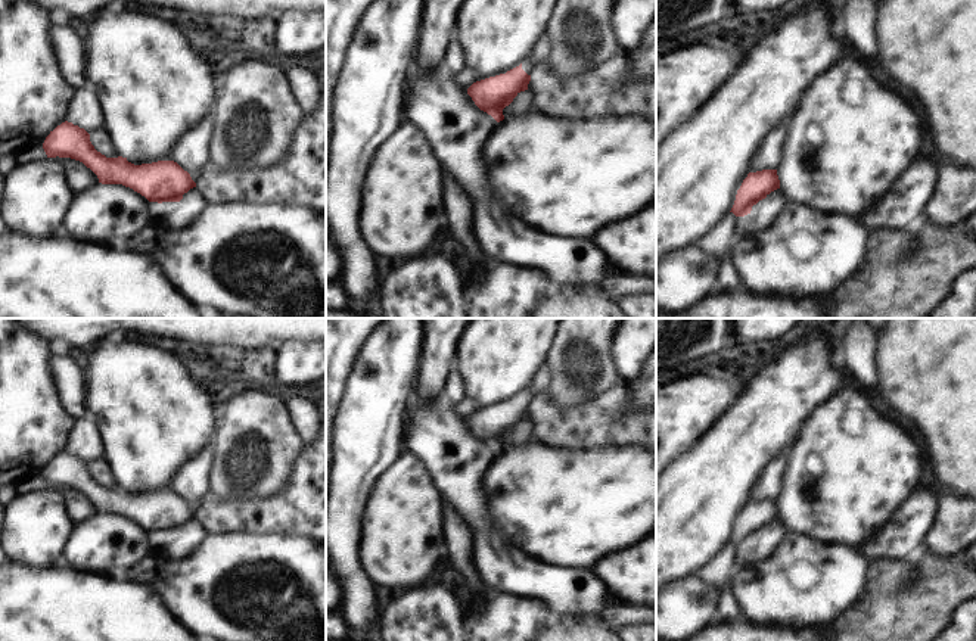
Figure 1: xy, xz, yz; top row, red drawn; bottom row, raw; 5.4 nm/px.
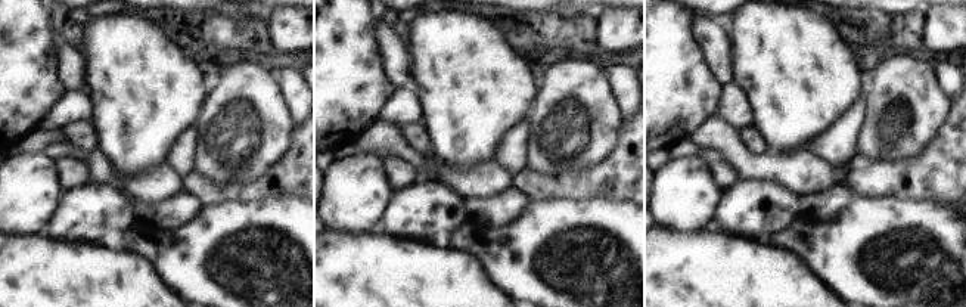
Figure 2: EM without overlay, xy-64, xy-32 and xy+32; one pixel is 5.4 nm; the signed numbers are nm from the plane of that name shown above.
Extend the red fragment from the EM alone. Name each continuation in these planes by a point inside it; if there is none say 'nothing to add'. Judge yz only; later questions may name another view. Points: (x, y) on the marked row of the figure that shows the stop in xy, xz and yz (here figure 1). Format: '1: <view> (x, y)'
nothing to add

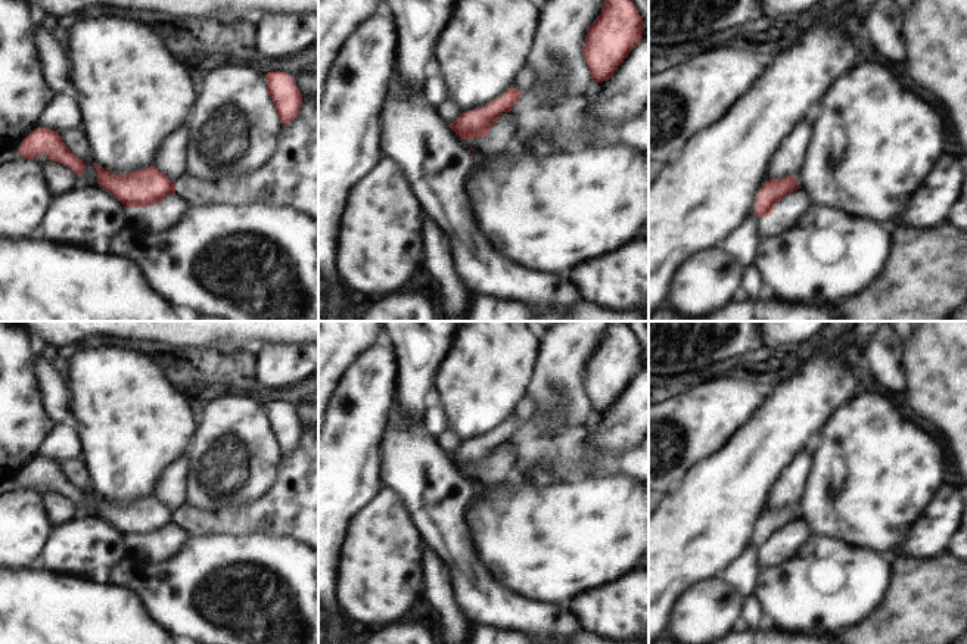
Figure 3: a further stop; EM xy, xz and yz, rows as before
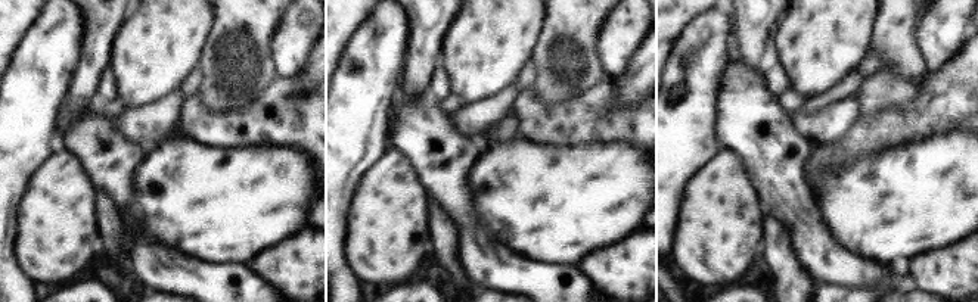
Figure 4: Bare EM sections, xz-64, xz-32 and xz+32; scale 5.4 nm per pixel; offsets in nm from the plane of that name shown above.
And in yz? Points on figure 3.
nothing to add

